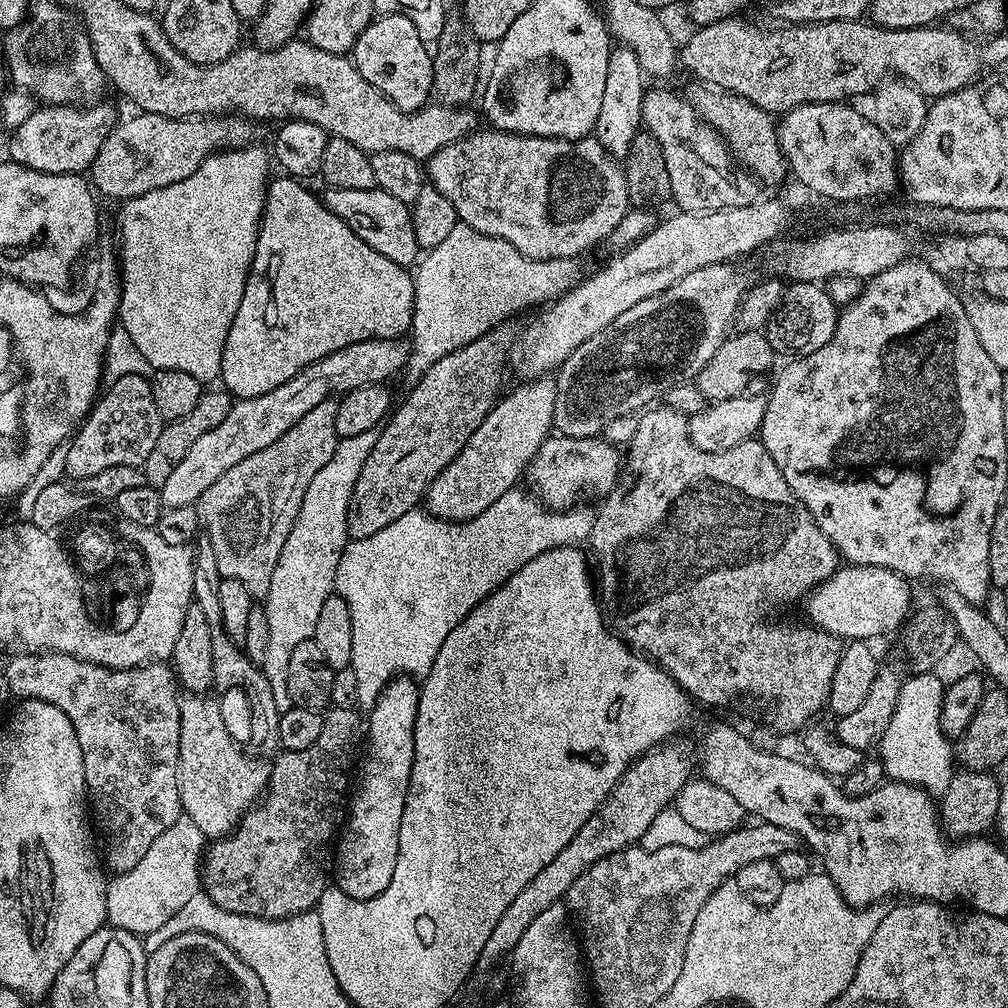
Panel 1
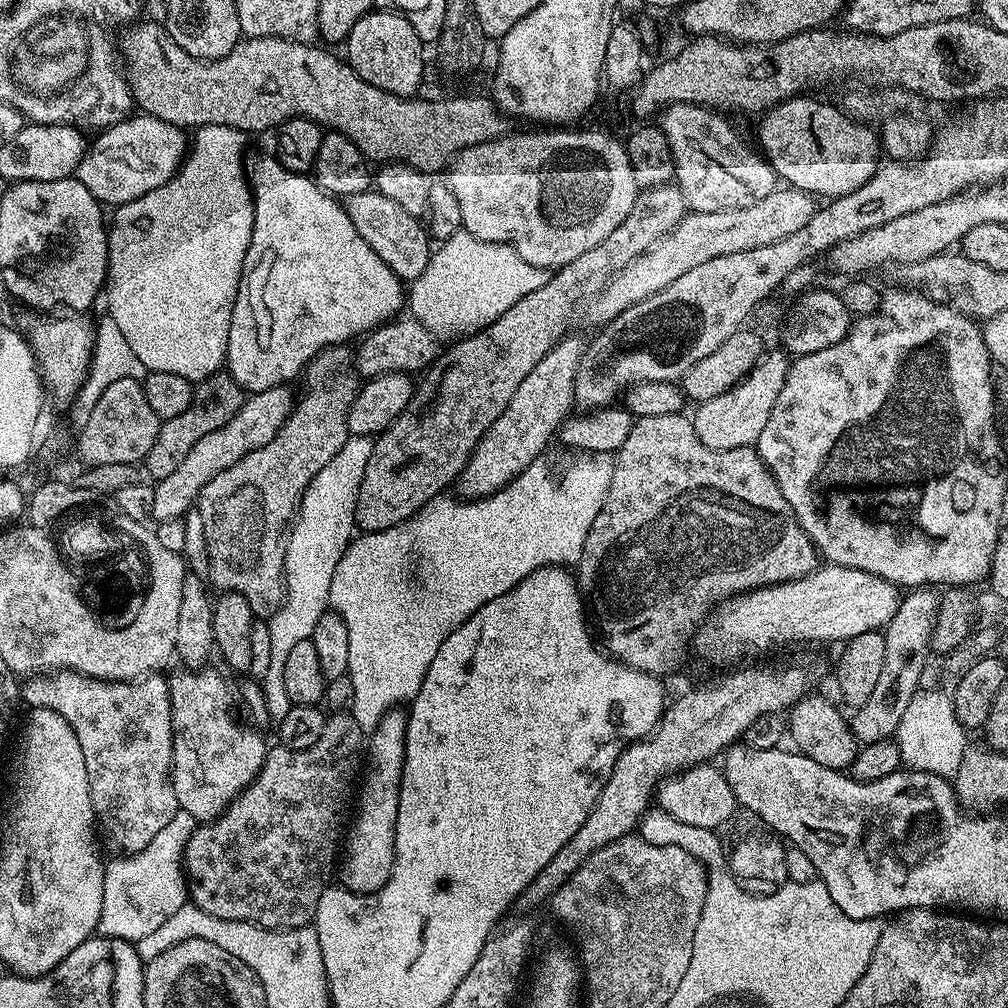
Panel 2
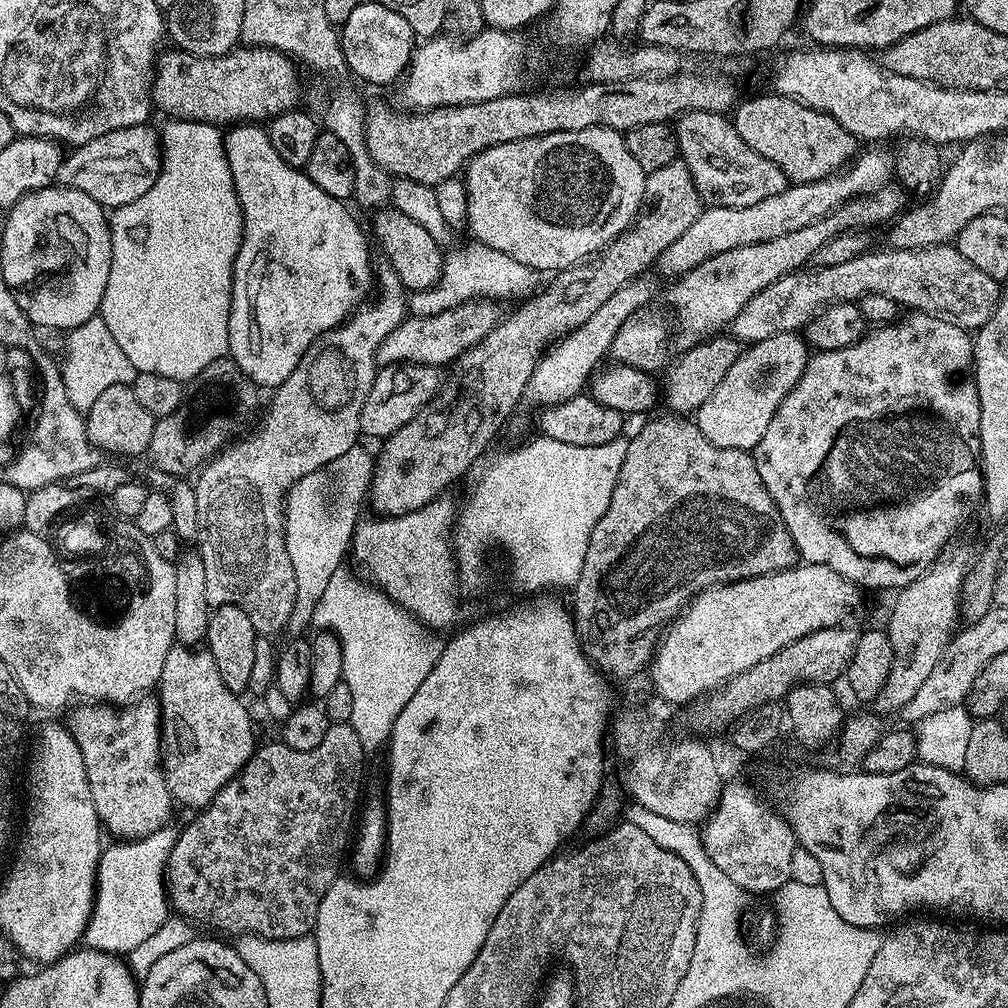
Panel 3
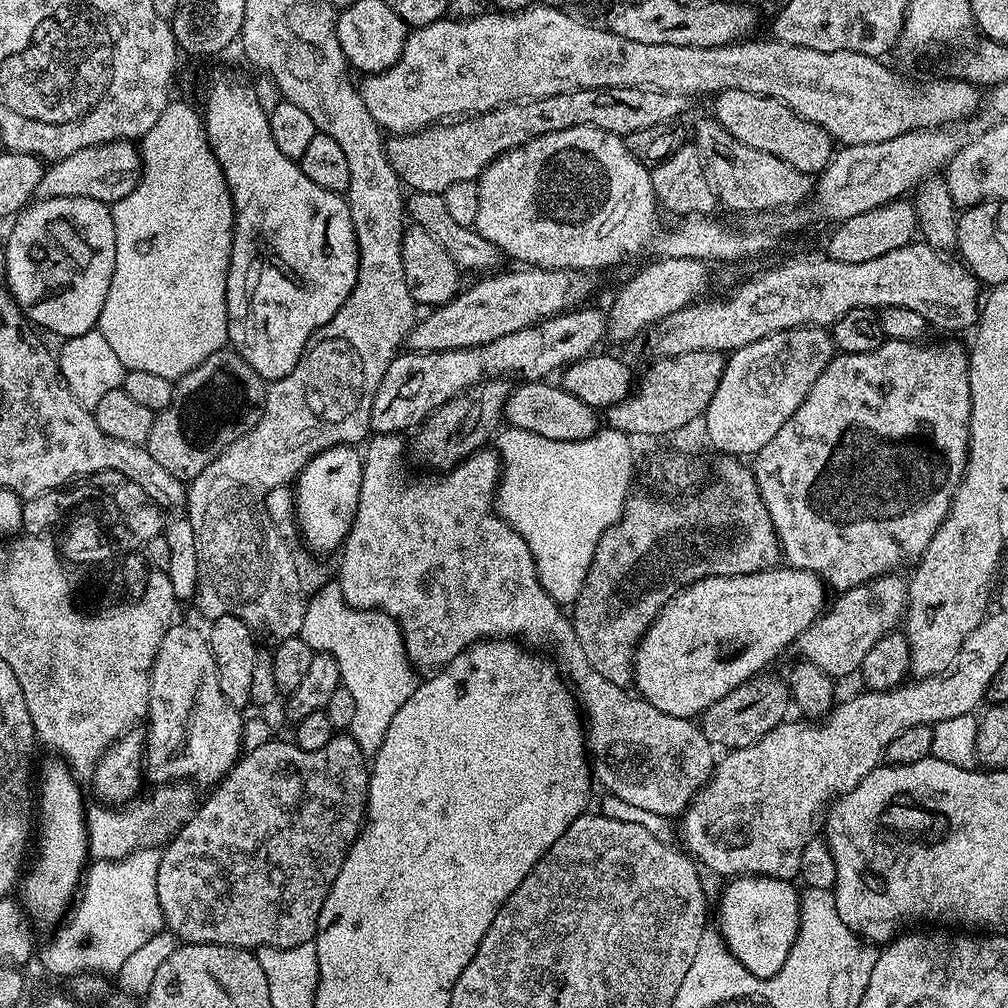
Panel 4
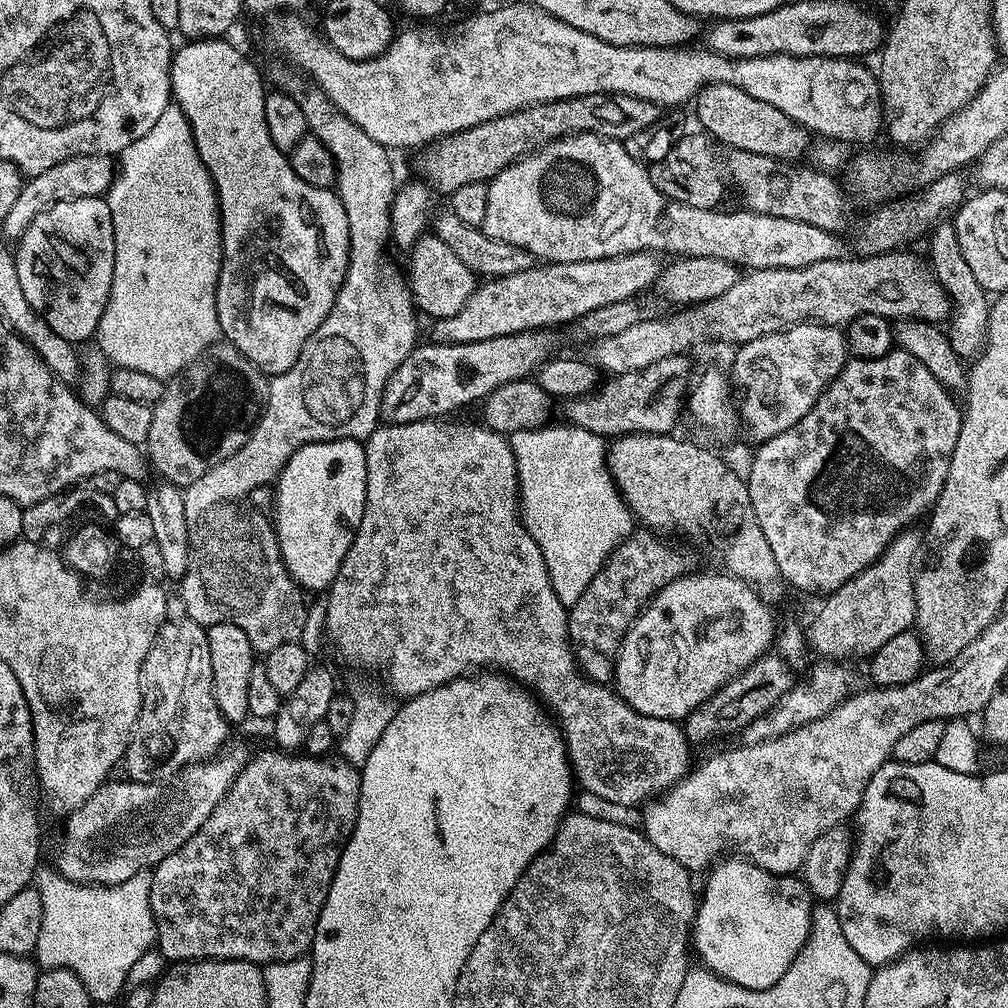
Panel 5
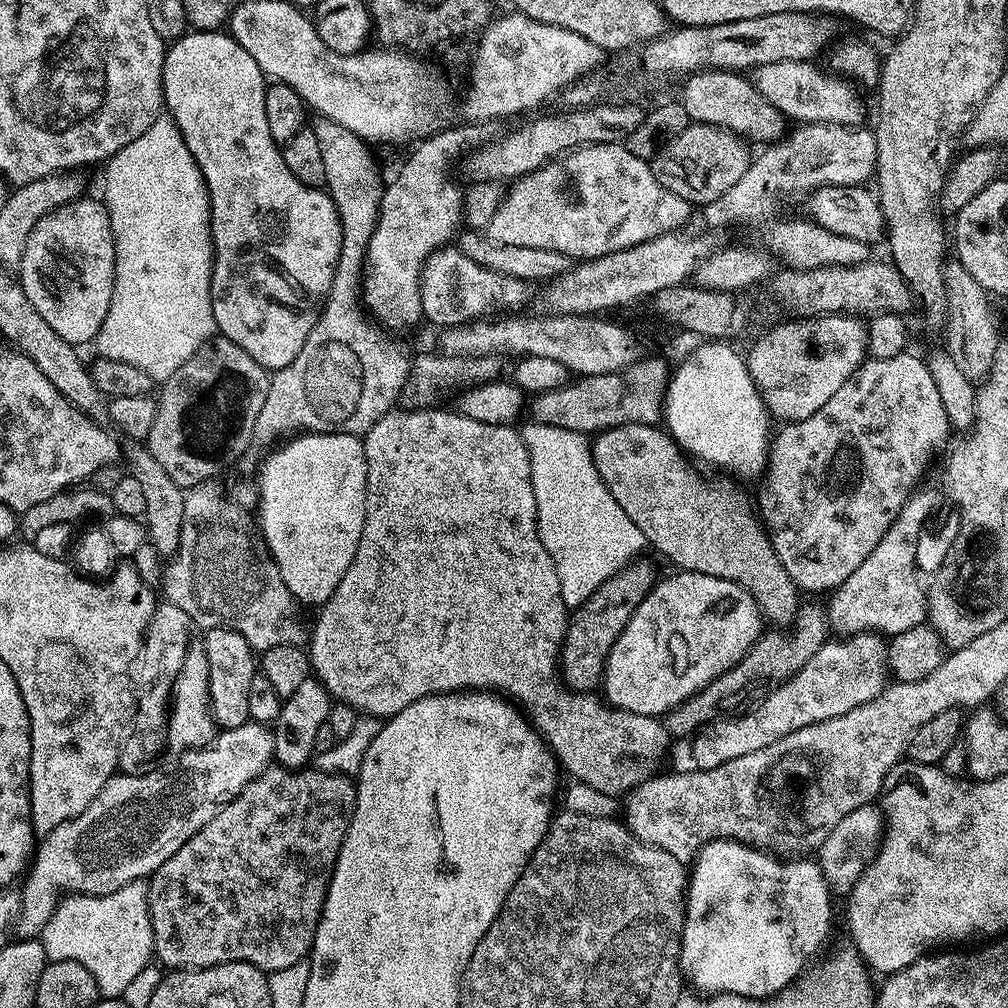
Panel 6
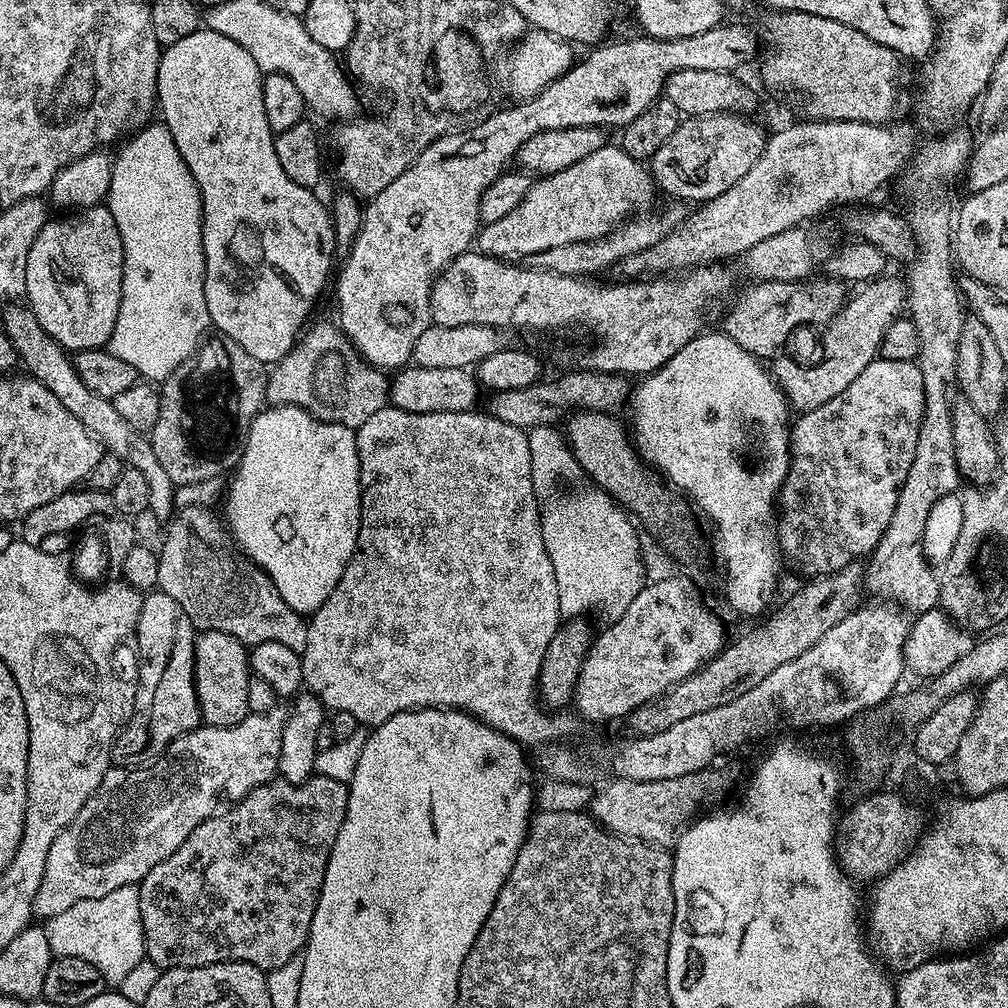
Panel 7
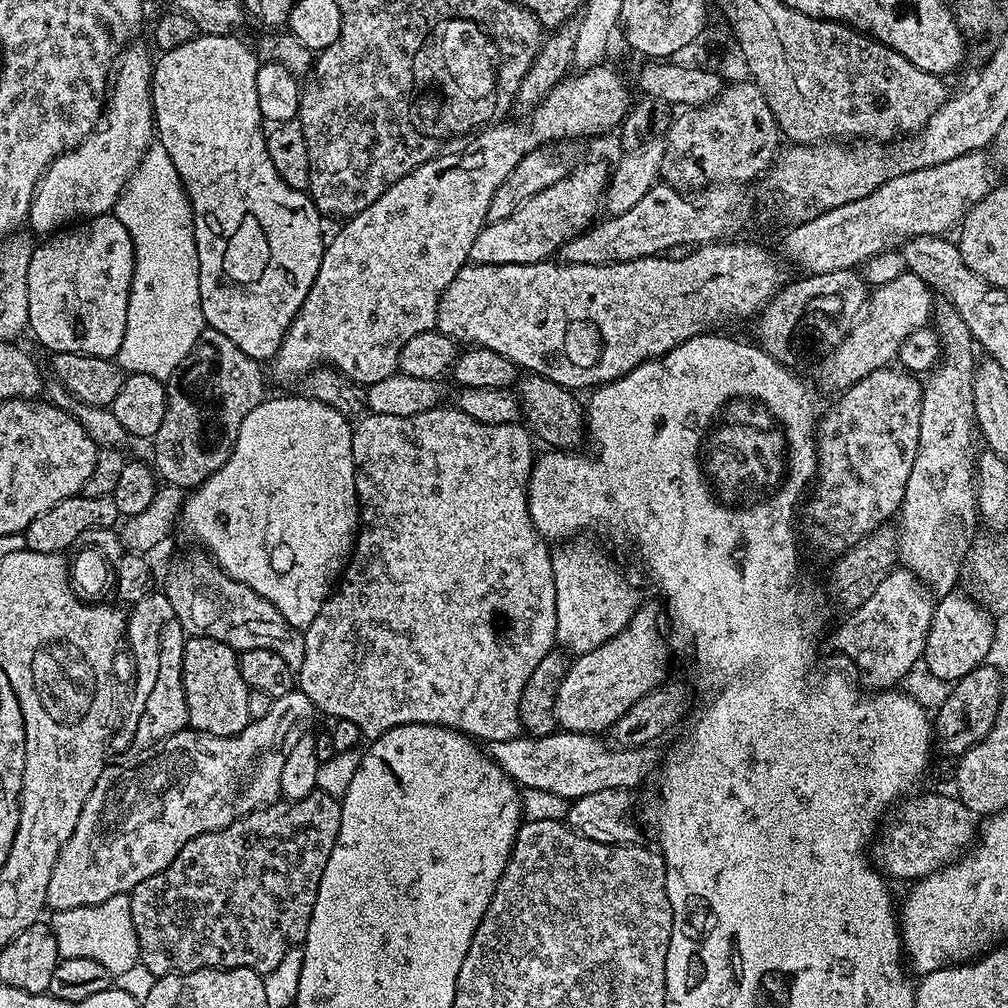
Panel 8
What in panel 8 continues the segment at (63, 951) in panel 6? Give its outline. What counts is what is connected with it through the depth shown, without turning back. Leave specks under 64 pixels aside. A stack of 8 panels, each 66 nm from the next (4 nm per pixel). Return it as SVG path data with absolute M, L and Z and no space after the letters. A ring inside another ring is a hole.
M127 895L106 898L106 902L98 902L94 906L52 912L50 918L60 959L90 958L106 966L106 970L110 970L116 978L140 964L138 934L134 934L134 918L130 914L130 899Z

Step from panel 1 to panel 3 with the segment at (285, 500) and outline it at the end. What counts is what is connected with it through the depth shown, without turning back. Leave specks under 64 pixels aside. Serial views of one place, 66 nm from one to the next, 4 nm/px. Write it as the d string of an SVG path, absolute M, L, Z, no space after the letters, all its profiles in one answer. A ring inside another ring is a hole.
M381 264L381 268L379 265L374 272L375 295L361 304L344 323L323 332L308 347L294 374L271 393L272 405L260 429L238 444L225 447L199 469L197 480L194 480L198 498L195 543L202 566L206 566L206 598L213 608L238 606L238 610L246 610L254 630L261 636L272 638L275 632L283 633L290 614L296 609L298 582L294 582L294 566L290 566L284 537L284 502L288 491L302 478L327 469L332 461L342 458L346 450L357 447L359 440L356 439L362 436L359 419L378 371L376 352L386 334L397 328L410 312L410 300L398 274L391 264Z

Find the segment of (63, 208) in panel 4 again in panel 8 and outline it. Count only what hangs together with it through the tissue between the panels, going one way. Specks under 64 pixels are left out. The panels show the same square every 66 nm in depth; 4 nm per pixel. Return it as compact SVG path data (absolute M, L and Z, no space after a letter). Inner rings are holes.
M114 214L107 216L93 216L83 222L73 223L55 234L49 235L45 244L37 243L32 250L30 270L28 271L28 328L36 335L36 340L44 348L49 348L49 353L69 352L79 356L97 356L98 358L113 359L122 346L122 334L126 334L126 306L130 298L130 286L134 274L134 242L130 238L130 230L118 222Z

